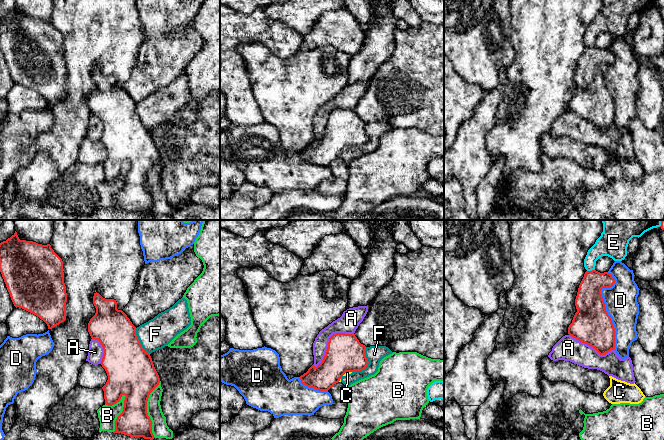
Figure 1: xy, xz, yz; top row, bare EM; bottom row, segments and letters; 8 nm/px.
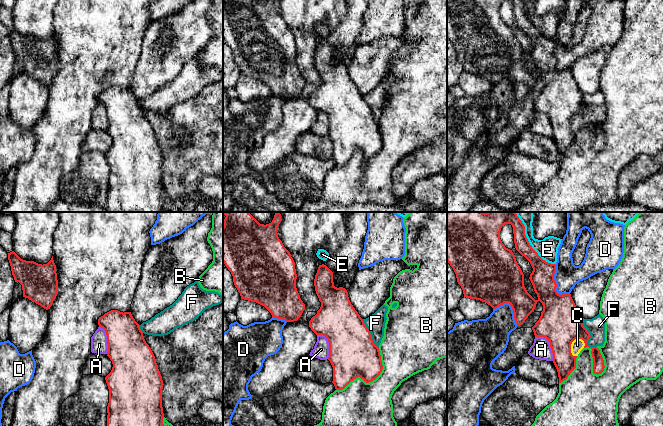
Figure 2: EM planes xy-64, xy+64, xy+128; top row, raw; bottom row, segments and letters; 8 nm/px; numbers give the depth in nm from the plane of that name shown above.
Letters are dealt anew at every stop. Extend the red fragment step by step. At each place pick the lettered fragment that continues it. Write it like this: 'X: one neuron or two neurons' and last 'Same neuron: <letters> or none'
A: two neurons
B: two neurons
C: two neurons
D: two neurons
E: two neurons
F: two neurons
Same neuron: none

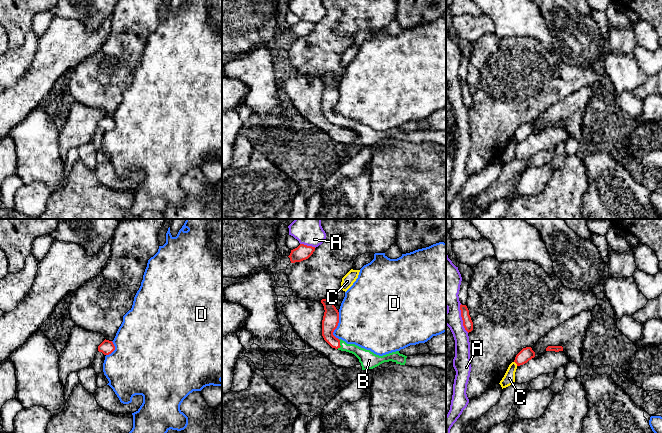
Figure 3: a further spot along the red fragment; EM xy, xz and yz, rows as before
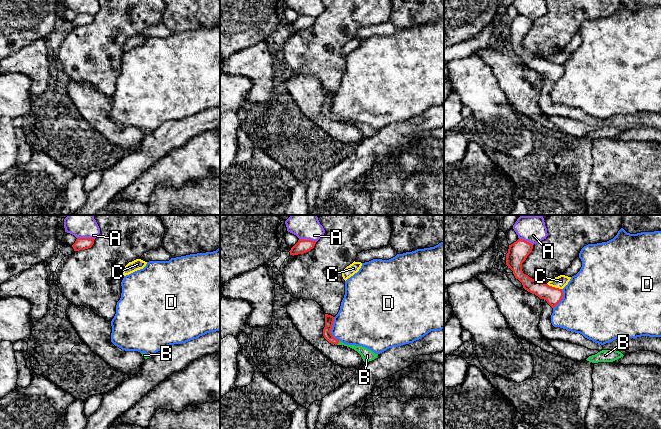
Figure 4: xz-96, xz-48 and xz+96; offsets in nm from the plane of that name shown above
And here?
A: two neurons
B: one neuron
C: two neurons
D: two neurons
Same neuron: B

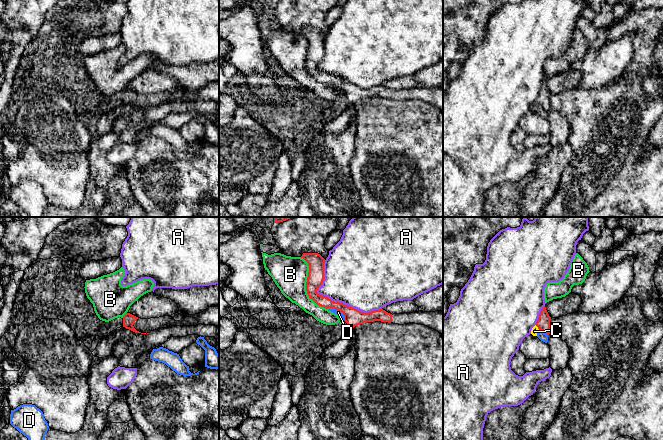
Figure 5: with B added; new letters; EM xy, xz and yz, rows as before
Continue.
A: two neurons
B: two neurons
C: two neurons
D: two neurons
Same neuron: none

